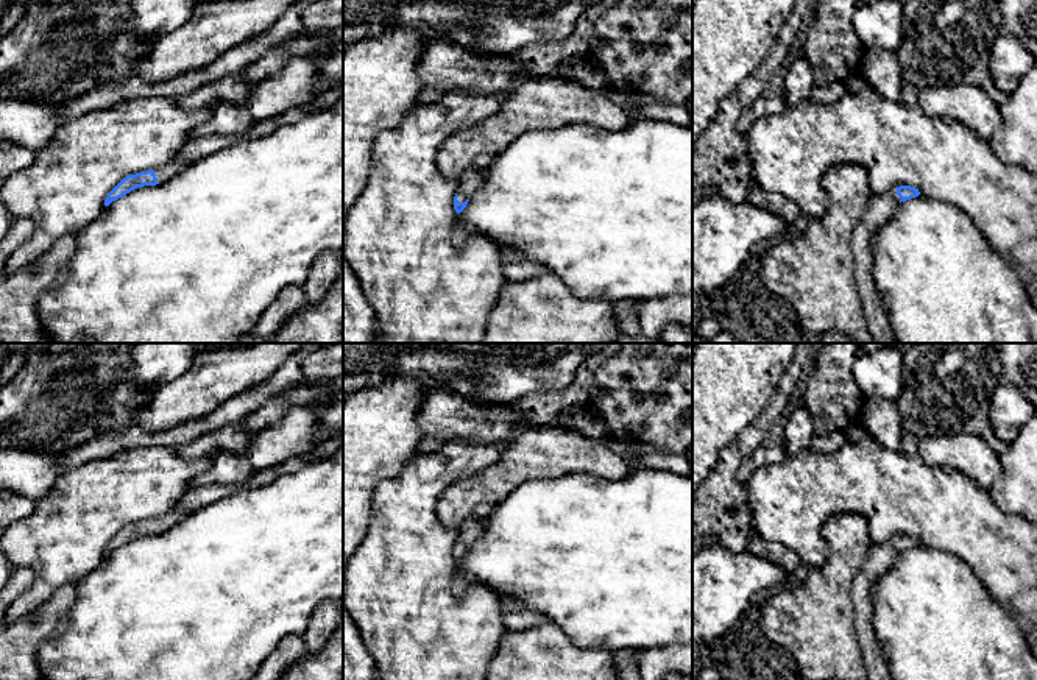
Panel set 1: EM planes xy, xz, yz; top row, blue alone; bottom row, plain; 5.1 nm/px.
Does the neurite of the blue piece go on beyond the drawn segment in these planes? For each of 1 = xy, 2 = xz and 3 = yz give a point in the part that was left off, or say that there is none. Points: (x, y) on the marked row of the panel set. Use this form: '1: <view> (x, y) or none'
1: xy (166, 172)
2: xz (471, 180)
3: yz (881, 208)

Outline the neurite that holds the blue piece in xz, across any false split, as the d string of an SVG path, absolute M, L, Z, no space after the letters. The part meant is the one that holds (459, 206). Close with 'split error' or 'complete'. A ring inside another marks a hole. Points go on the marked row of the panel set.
M474 165L466 168L458 178L458 189L454 197L454 209L460 214L471 197L474 197L485 184L485 176L482 170L476 168Z; split error

